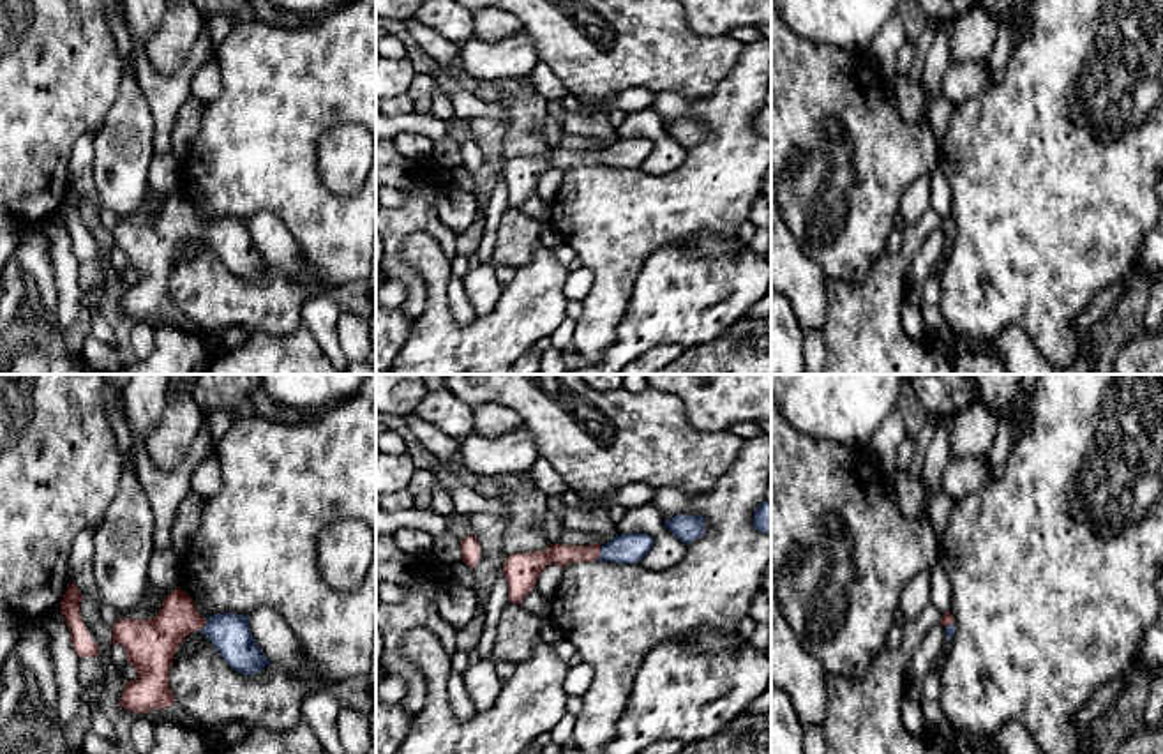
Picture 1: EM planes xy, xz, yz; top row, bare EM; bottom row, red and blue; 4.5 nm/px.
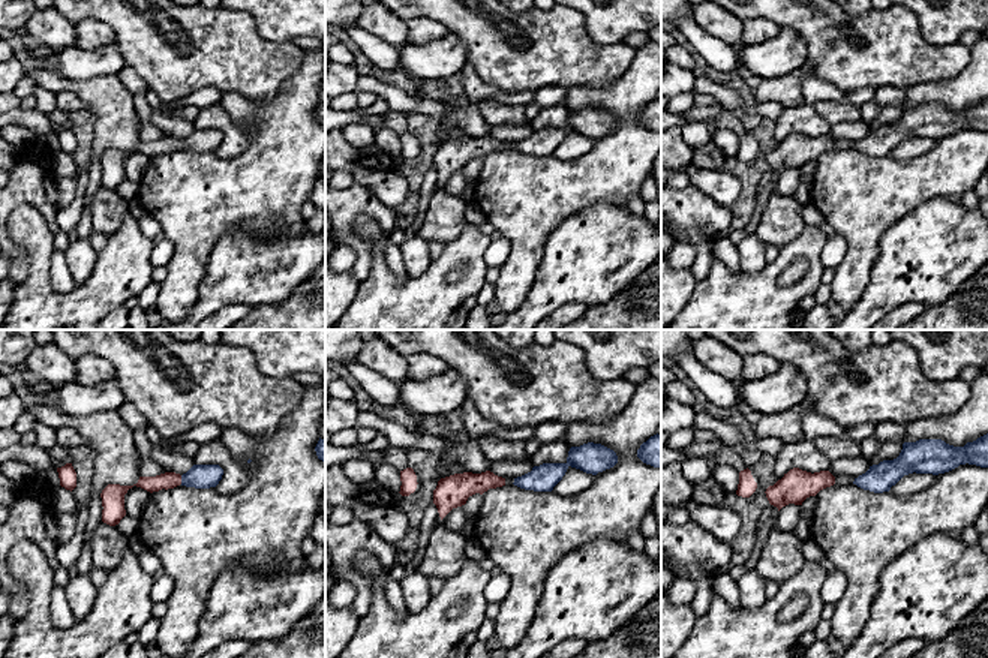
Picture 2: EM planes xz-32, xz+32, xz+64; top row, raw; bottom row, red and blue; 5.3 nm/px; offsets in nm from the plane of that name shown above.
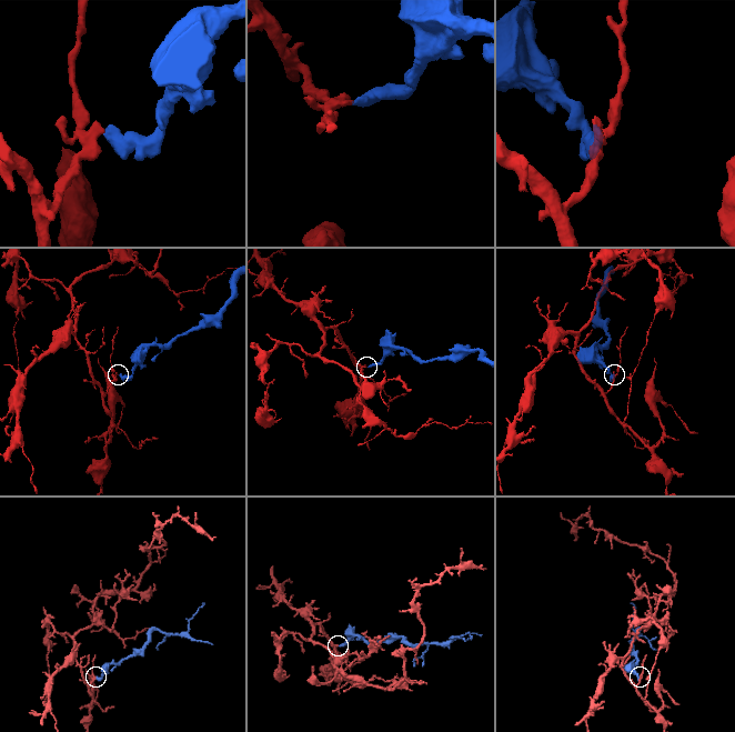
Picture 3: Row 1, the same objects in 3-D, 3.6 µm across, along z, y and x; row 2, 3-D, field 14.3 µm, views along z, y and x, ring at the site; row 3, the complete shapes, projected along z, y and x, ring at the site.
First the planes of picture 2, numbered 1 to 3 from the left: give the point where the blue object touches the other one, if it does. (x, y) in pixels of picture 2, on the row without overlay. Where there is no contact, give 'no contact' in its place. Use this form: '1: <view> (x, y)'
1: xz-32 (180, 144)
2: no contact
3: no contact

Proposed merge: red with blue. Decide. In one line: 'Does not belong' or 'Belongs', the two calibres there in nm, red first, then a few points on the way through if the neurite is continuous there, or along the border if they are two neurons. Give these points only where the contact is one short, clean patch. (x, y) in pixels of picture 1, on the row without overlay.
Belongs. Thickness 100 nm (red) against 140 nm. Path across: xz (562, 159), (599, 158), (630, 152)

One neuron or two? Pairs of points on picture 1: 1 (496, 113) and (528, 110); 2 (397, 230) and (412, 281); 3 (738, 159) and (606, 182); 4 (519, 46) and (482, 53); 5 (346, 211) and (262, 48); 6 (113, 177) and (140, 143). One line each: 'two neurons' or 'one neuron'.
1: two neurons
2: one neuron
3: one neuron
4: one neuron
5: one neuron
6: one neuron

